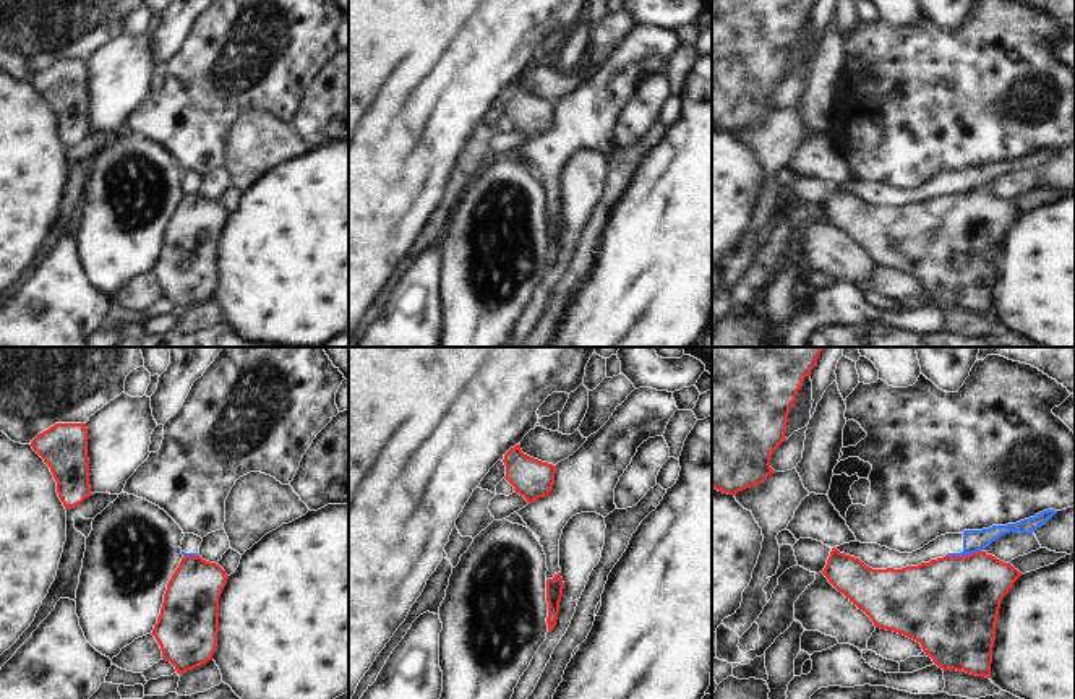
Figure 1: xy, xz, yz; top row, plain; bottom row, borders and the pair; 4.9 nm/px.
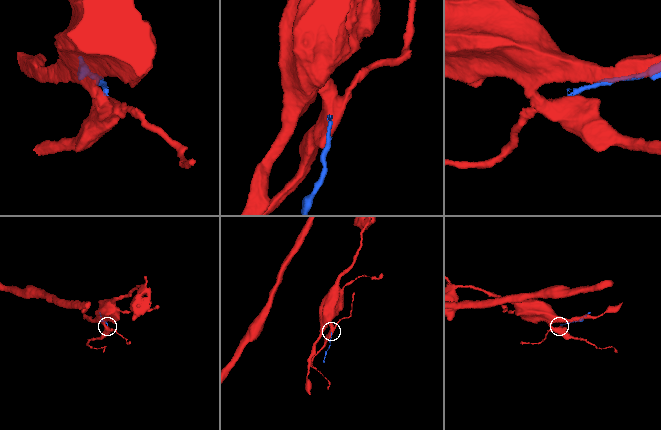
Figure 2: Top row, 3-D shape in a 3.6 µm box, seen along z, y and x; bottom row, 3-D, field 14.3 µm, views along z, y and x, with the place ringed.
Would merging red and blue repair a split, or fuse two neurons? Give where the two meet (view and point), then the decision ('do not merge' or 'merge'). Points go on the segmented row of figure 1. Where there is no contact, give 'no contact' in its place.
yz (963, 557) | do not merge

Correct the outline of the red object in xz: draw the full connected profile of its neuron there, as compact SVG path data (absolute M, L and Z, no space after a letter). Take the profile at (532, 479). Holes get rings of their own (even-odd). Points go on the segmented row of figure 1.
M520 444L511 448L503 459L506 465L506 480L514 491L533 503L551 493L555 485L556 465L542 462L522 452Z

